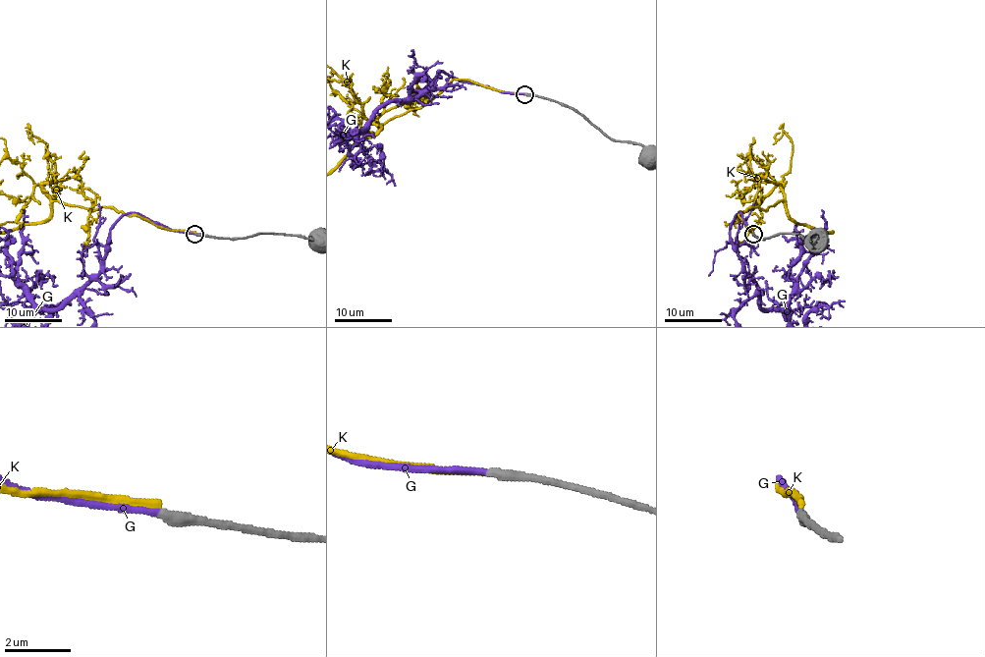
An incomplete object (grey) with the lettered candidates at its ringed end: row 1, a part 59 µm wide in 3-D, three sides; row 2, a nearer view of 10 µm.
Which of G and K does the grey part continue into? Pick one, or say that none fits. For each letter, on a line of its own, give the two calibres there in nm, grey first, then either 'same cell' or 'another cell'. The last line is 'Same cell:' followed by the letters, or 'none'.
G: 340/180 nm | same cell
K: 340/200 nm | another cell
Same cell: G

